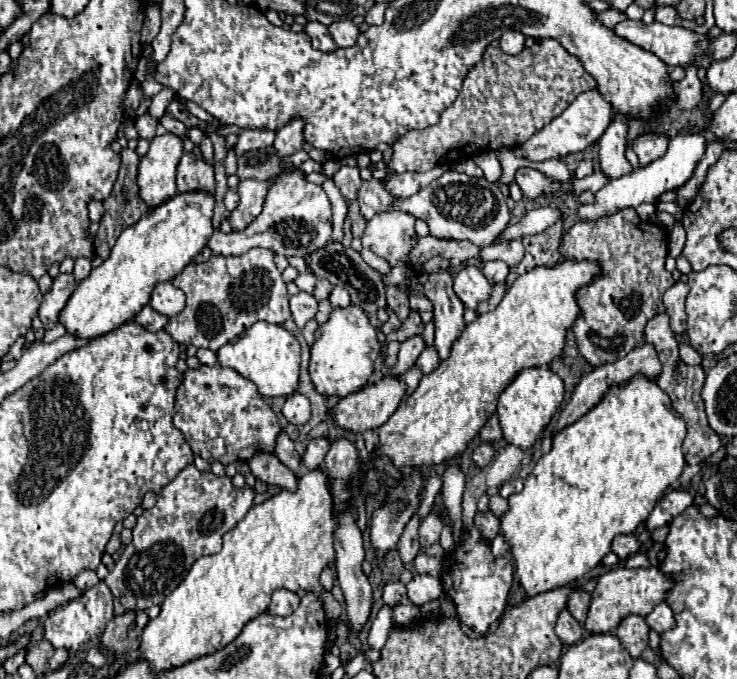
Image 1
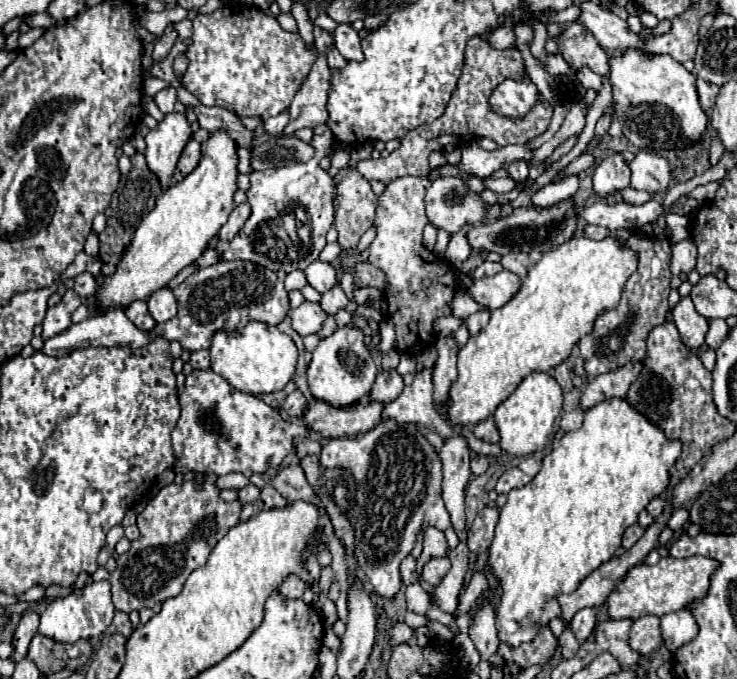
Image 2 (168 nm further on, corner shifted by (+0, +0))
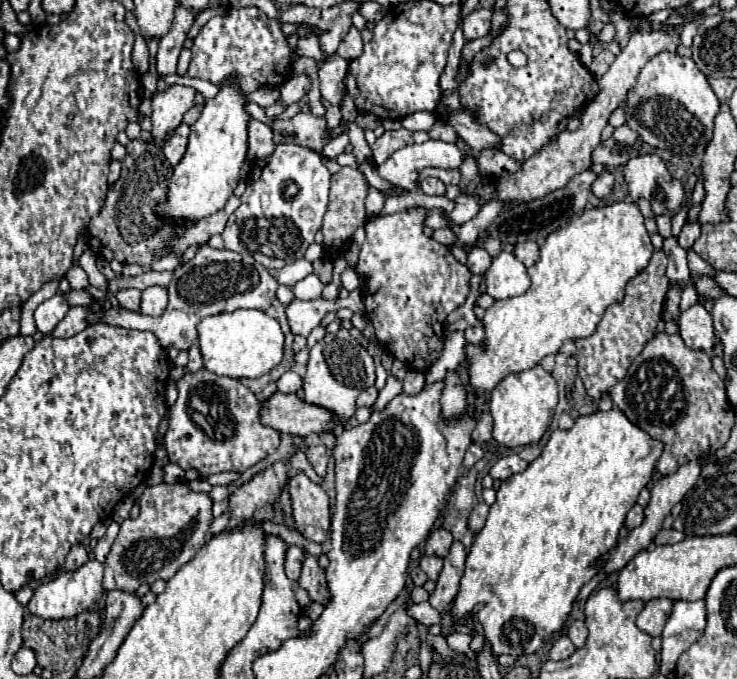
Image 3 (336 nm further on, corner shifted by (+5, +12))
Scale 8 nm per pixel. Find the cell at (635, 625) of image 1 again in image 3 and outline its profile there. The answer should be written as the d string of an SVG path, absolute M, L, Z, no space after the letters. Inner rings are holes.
M658 598L658 600L646 602L644 610L640 612L640 616L636 620L638 628L648 632L650 636L660 636L664 630L664 624L672 612L672 604L674 604L674 600L668 600L668 598Z

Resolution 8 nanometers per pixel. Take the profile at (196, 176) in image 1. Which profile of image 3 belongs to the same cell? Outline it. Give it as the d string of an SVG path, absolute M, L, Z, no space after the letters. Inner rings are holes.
M182 122L182 124L176 128L176 132L172 132L172 136L170 136L168 140L164 140L164 144L162 144L162 152L166 154L166 158L168 158L168 162L170 162L172 166L176 166L176 164L182 160L184 152L186 152L188 132L190 132L188 124Z

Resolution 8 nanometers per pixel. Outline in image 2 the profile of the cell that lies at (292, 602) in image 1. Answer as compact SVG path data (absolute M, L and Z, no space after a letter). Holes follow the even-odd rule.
M289 576L289 578L281 584L279 592L281 592L281 596L295 600L295 598L301 598L301 596L303 596L305 586L307 586L307 584L305 584L301 578L297 578L297 576Z

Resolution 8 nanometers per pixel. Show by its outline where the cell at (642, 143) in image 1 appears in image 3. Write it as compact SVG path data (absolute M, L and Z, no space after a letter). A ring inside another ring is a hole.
M652 154L632 158L624 166L624 178L632 200L648 200L656 216L664 214L672 218L682 210L684 186L680 180L670 176L662 158Z

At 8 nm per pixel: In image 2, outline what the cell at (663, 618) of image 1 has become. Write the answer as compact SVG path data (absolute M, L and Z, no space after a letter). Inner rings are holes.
M677 610L661 616L661 636L665 646L675 652L679 646L691 642L697 636L697 624L689 610Z

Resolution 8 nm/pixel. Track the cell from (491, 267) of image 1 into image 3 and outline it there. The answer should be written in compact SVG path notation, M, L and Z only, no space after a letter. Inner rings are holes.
M472 248L472 250L468 252L466 266L468 266L474 274L482 276L482 274L490 268L490 264L492 264L492 258L490 258L490 254L488 254L484 248Z

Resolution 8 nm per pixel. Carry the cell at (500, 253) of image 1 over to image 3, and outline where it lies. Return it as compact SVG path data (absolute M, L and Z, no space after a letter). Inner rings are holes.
M528 240L528 242L522 242L522 244L516 244L514 254L516 254L516 258L522 260L528 268L530 268L532 264L536 264L536 260L540 258L540 256L538 256L538 244L536 244L534 240Z

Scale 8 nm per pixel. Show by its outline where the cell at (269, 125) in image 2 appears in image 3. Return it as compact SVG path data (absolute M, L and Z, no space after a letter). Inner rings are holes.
M292 74L280 88L282 102L290 106L292 102L300 102L308 96L310 90L310 78L306 74Z

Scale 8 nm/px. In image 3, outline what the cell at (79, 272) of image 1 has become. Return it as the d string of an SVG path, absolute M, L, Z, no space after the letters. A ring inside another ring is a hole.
M74 264L74 266L68 270L66 280L70 282L70 288L74 288L74 290L82 290L82 288L88 288L88 286L90 286L86 272L84 272L78 264Z

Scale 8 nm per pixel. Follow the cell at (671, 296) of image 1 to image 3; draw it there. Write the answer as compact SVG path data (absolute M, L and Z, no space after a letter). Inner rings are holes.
M702 302L694 304L690 310L680 314L680 336L692 350L710 352L716 346L716 330L710 312Z

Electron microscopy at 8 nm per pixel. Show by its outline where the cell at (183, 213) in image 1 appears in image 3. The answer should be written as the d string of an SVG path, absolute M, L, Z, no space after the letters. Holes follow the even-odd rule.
M236 76L228 78L220 86L218 94L204 102L200 118L190 126L188 150L174 168L168 200L156 208L160 218L174 222L196 222L222 210L240 180L240 168L248 152L248 122L252 116L246 112L246 104L248 96L240 90Z

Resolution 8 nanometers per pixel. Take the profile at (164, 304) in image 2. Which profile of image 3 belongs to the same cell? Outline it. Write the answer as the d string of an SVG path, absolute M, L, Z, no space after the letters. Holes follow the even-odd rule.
M150 286L142 292L140 312L146 316L162 316L168 304L168 292L160 286Z

